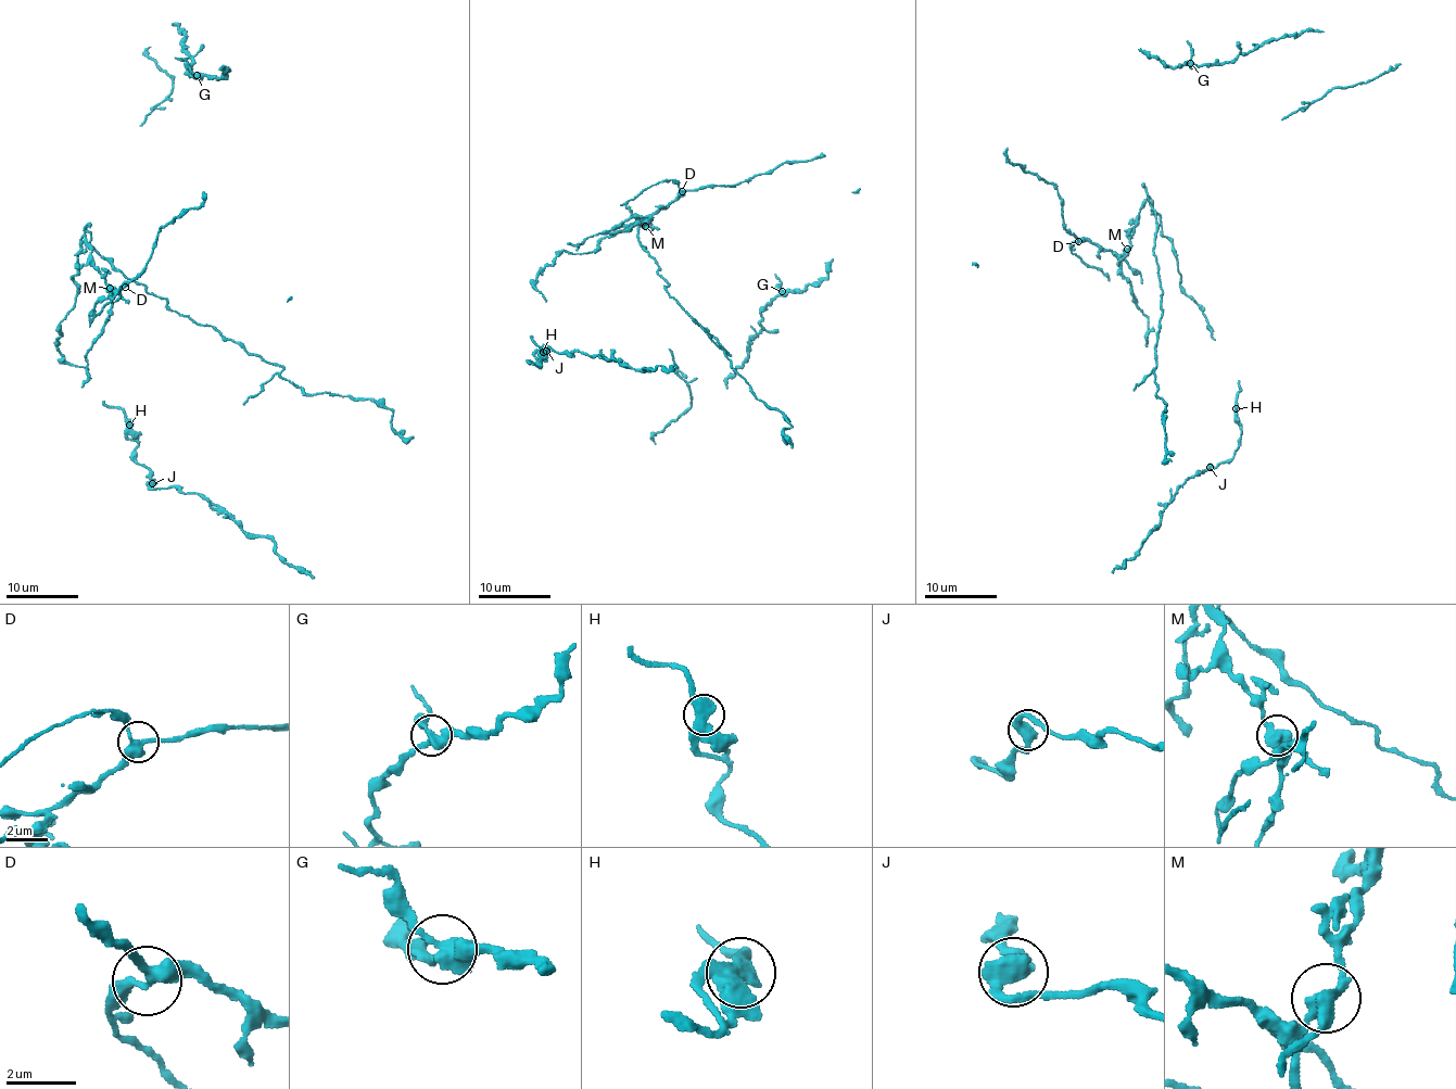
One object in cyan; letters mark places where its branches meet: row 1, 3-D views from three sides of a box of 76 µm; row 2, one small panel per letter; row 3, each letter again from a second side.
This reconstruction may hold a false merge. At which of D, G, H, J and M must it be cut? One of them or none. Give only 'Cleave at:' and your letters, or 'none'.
Cleave at: M

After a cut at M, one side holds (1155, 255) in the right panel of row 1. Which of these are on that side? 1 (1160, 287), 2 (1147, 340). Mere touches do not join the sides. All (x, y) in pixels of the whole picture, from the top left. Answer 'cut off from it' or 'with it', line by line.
1: with it
2: cut off from it

